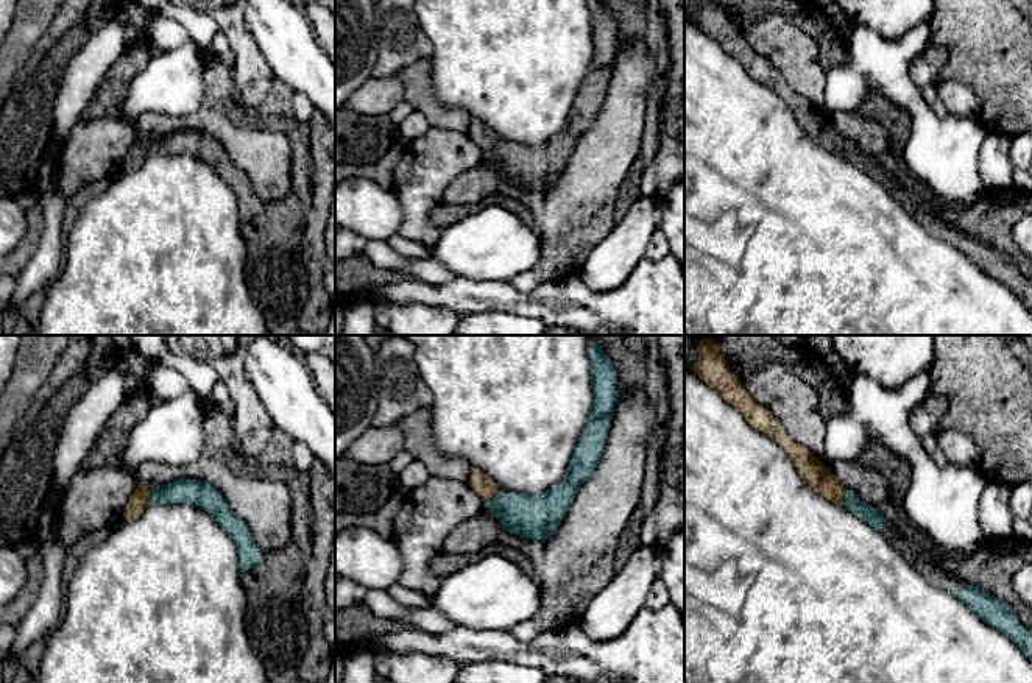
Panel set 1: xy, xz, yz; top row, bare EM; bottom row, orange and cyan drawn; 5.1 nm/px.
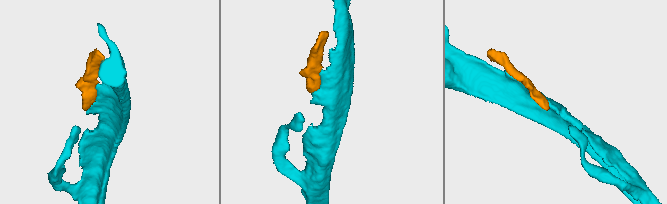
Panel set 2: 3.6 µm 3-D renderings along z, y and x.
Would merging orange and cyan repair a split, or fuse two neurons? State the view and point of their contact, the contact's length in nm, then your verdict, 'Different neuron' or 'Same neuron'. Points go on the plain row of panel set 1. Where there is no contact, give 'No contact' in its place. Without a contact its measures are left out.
Touches orange at xy (148, 147). Shared border 100 nm. Same neuron

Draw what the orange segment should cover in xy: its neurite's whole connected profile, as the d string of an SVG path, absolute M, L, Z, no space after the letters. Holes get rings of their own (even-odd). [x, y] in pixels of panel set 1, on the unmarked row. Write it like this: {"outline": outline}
{"outline": "M179 129L167 136L137 136L131 145L123 170L137 168L150 154L195 154L209 164L218 176L234 190L242 223L253 220L263 209L263 203L254 193L248 175L228 156L223 145L210 134L198 129Z"}

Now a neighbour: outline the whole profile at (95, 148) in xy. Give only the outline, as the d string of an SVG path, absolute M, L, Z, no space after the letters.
M81 119L61 147L56 164L56 190L69 203L87 182L114 179L137 134L134 123L122 119Z

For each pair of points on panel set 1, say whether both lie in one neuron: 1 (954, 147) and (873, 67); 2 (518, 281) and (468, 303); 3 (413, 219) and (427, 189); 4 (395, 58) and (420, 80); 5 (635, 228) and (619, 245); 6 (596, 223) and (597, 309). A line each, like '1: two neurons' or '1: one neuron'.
1: one neuron
2: two neurons
3: one neuron
4: two neurons
5: one neuron
6: two neurons

